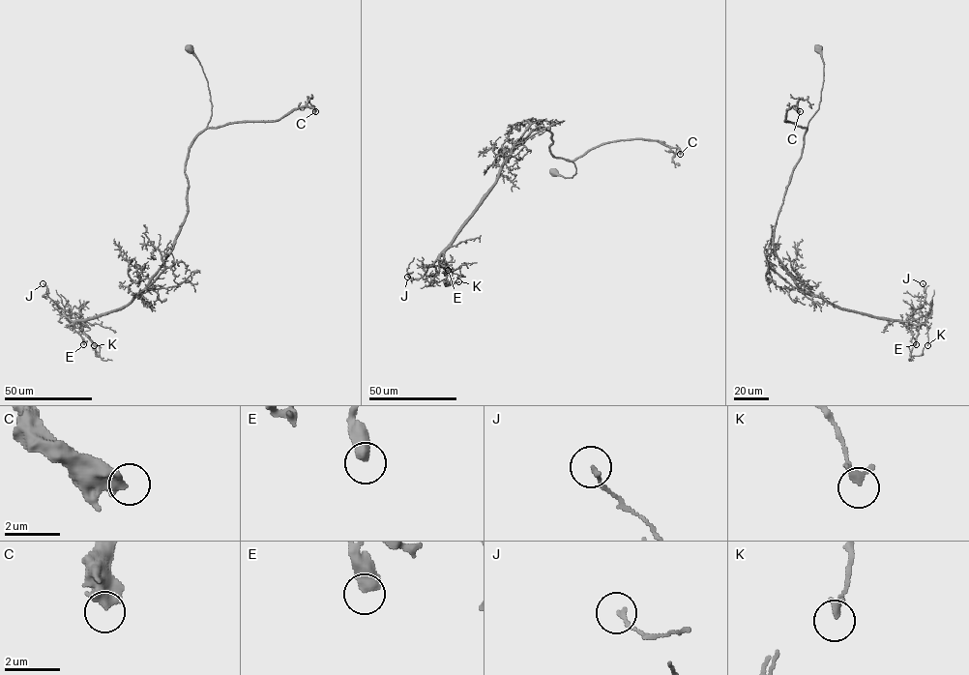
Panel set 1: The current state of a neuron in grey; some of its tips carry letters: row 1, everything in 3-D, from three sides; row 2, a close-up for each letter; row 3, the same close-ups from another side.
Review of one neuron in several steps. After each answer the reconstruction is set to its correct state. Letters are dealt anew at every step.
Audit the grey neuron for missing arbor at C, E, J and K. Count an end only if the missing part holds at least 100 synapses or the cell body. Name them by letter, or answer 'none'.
C

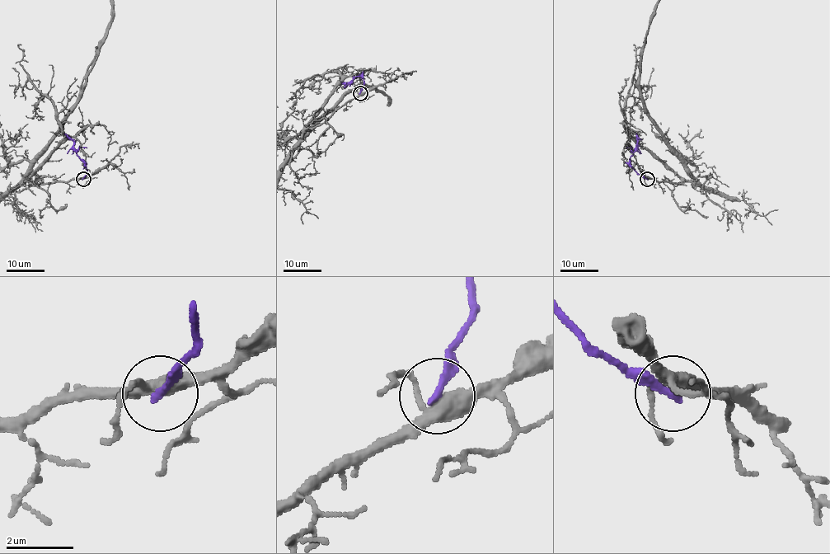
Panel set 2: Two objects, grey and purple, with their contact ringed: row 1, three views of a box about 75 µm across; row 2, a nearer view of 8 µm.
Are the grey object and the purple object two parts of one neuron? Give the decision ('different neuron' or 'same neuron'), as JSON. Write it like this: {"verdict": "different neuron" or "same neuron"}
{"verdict": "different neuron"}

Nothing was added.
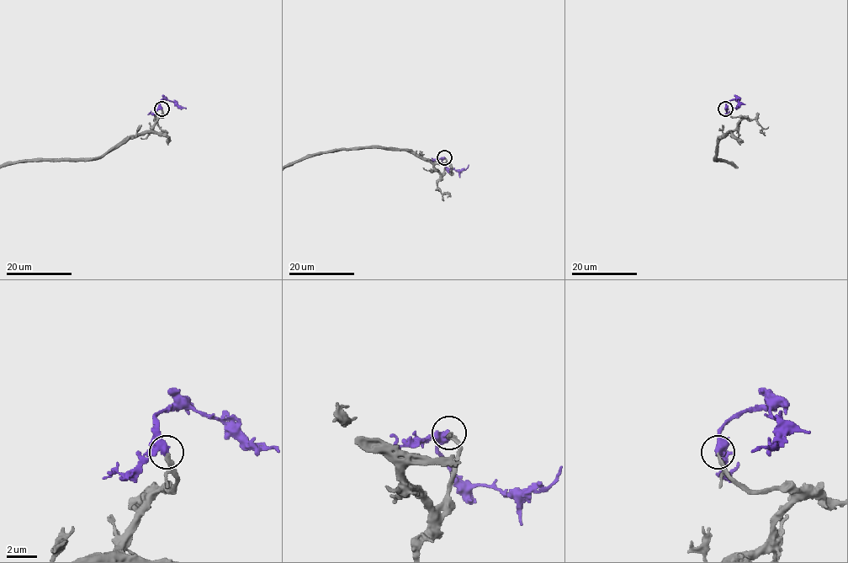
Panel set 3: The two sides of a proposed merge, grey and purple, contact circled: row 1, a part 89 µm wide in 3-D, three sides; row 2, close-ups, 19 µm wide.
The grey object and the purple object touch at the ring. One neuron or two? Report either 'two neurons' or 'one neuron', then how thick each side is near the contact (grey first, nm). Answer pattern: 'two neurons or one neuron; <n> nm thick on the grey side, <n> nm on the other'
one neuron; 240 nm thick on the grey side, 600 nm on the other

